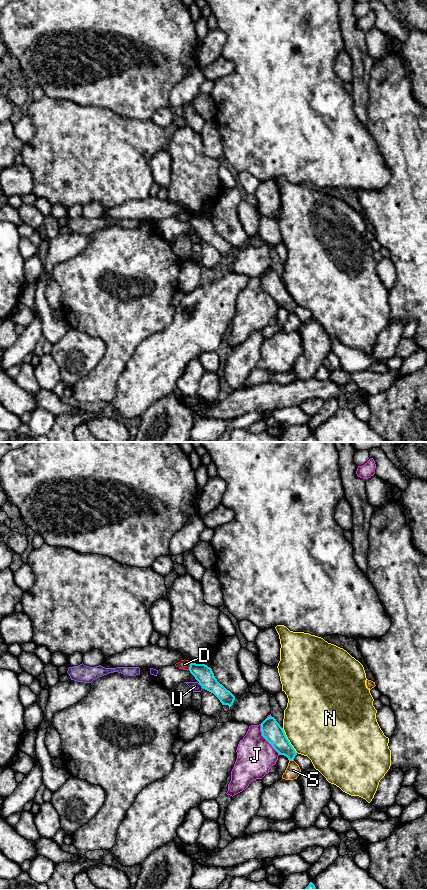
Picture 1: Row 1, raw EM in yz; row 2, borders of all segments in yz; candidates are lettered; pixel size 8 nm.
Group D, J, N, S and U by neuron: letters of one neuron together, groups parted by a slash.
D / J / N / S / U

